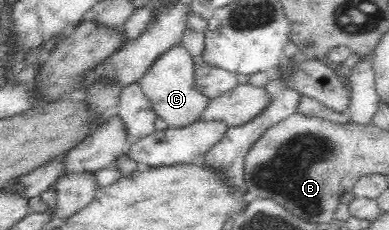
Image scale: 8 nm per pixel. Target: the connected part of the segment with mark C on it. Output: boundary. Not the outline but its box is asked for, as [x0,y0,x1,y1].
[139,45,210,128]

